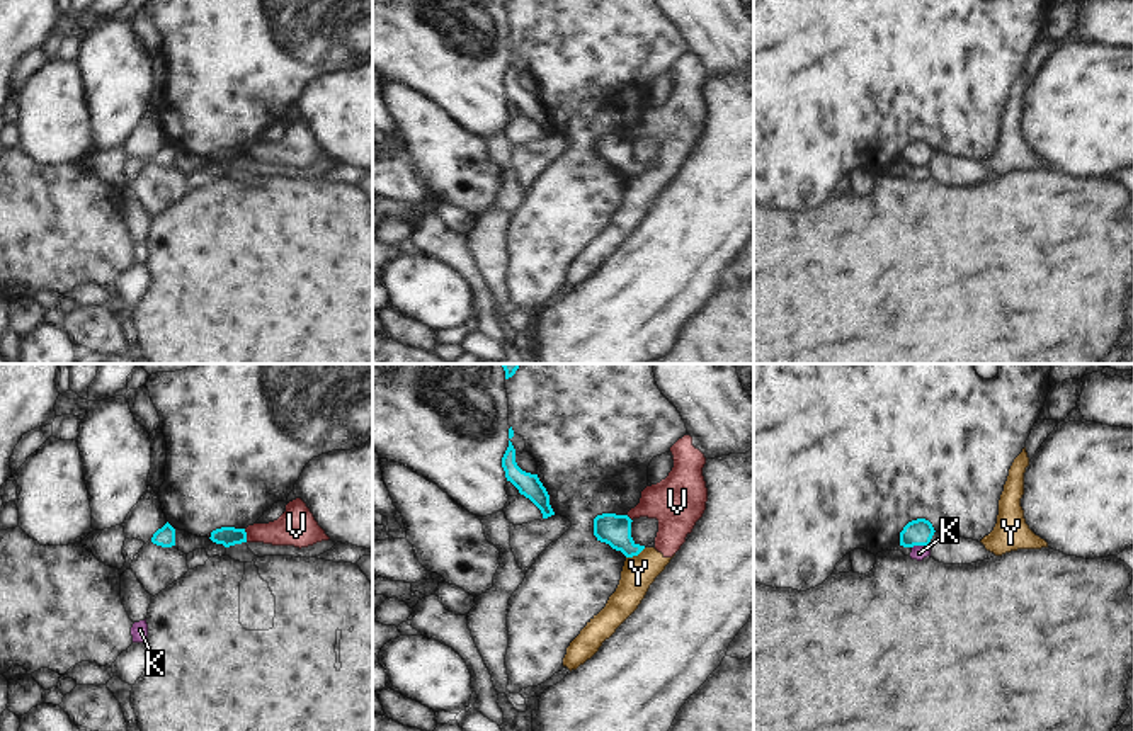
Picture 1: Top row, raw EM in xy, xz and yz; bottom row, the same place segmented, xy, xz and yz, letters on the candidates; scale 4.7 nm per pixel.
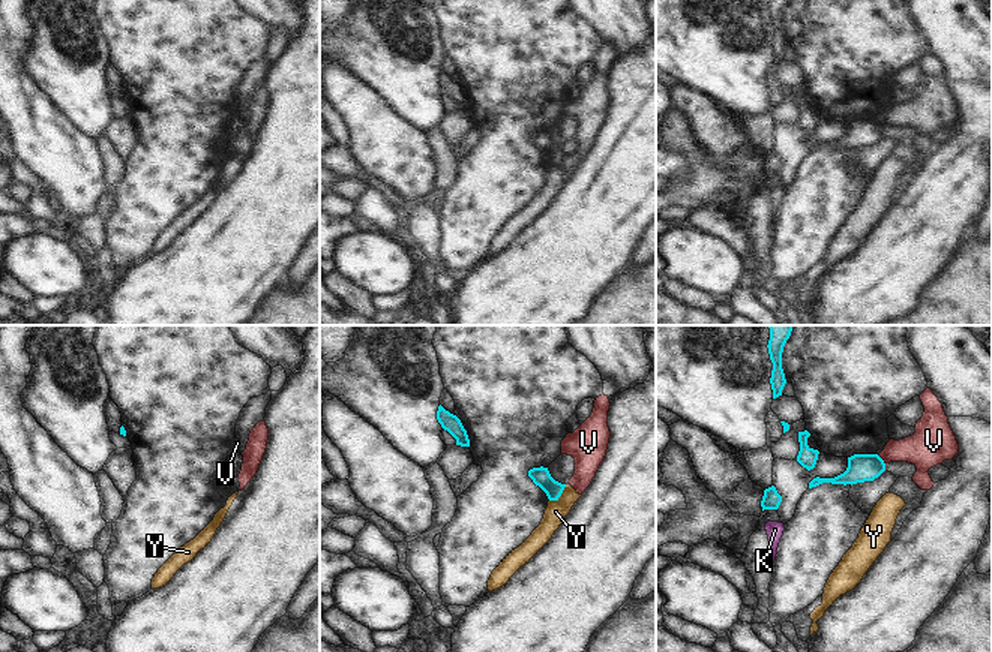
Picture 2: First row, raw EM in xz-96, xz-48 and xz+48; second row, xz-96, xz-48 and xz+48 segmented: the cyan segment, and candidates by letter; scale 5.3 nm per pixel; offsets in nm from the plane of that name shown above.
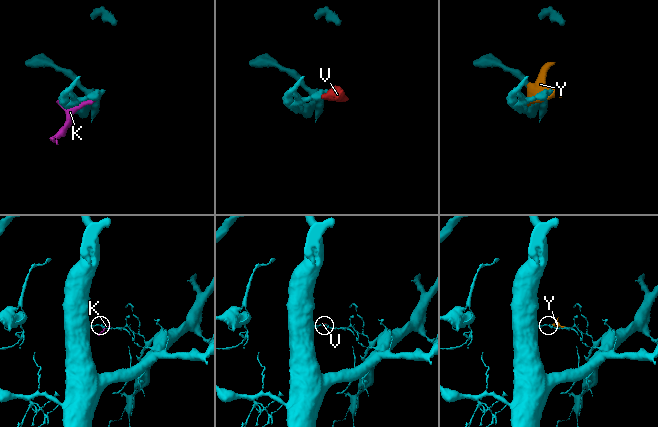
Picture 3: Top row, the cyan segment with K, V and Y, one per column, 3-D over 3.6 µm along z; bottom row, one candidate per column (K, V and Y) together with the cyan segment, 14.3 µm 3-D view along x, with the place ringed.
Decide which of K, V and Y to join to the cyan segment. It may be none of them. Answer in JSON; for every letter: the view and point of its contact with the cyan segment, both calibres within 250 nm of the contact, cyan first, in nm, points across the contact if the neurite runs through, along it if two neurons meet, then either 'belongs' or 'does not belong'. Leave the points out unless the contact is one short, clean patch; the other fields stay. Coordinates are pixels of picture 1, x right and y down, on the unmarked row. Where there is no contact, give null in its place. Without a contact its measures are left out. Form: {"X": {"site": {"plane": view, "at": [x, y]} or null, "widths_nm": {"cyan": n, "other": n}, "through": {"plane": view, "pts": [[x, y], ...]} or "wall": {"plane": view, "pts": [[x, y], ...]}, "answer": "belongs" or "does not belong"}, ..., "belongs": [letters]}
{"K": {"site": {"plane": "yz", "at": [919, 164]}, "widths_nm": {"cyan": 130, "other": 70}, "answer": "does not belong"}, "V": {"site": {"plane": "xy", "at": [245, 155]}, "widths_nm": {"cyan": 100, "other": 180}, "wall": {"plane": "xy", "pts": [[244, 148], [247, 160]]}, "answer": "does not belong"}, "Y": {"site": {"plane": "xz", "at": [635, 174]}, "widths_nm": {"cyan": 150, "other": 160}, "answer": "does not belong"}, "belongs": []}

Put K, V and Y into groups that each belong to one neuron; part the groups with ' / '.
K / V Y

